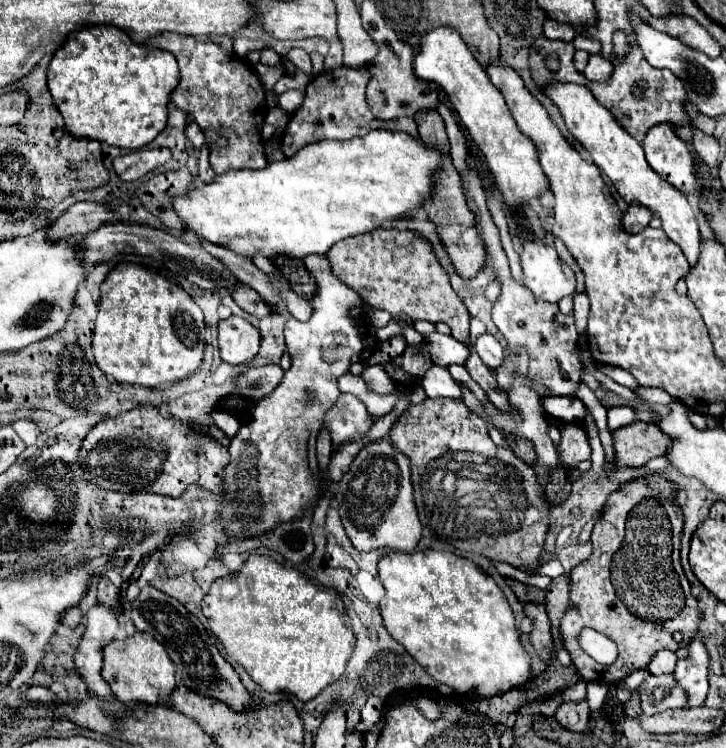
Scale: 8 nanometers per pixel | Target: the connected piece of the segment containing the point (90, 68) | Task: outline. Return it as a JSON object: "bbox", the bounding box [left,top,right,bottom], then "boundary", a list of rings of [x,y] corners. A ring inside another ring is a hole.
{"bbox":[48,24,180,150],"boundary":[[[96,24],[68,34],[48,68],[48,88],[76,138],[138,150],[150,144],[166,126],[168,102],[180,82],[176,58],[152,44],[136,44],[120,28]]]}

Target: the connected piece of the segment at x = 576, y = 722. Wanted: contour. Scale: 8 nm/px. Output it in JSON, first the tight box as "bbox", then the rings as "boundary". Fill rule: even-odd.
{"bbox":[558,702,590,732],"boundary":[[[564,702],[558,708],[558,722],[572,732],[586,732],[590,720],[588,702]]]}

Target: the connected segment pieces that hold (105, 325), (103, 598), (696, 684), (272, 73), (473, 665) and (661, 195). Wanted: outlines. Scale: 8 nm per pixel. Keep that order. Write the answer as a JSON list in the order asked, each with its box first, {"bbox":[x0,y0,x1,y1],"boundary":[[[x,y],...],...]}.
[{"bbox":[92,262,204,388],"boundary":[[[120,262],[100,286],[100,304],[96,328],[92,334],[92,352],[98,368],[118,384],[140,384],[146,388],[166,388],[176,380],[190,376],[202,362],[204,354],[204,314],[190,294],[162,278],[160,274],[132,262]]]},{"bbox":[96,576,122,612],"boundary":[[[102,576],[98,582],[98,598],[96,600],[98,600],[98,604],[106,604],[118,612],[122,610],[120,608],[120,588],[116,588],[106,576]]]},{"bbox":[674,640,710,708],"boundary":[[[692,640],[688,646],[688,658],[678,660],[674,668],[674,678],[678,686],[688,694],[688,704],[684,708],[702,706],[708,692],[708,662],[710,656],[700,640]]]},{"bbox":[254,64,284,92],"boundary":[[[256,64],[254,70],[256,70],[256,74],[260,74],[260,80],[262,80],[262,84],[264,84],[264,88],[268,92],[276,84],[276,76],[282,76],[284,74],[282,68],[270,68],[270,66],[264,66],[264,64]]]},{"bbox":[378,550,530,698],"boundary":[[[438,550],[412,554],[390,552],[380,560],[378,576],[386,588],[386,594],[380,600],[380,614],[386,630],[436,682],[450,686],[458,694],[474,694],[478,698],[524,688],[530,682],[530,654],[520,642],[514,614],[496,582],[474,562]]]},{"bbox":[546,84,702,266],"boundary":[[[552,84],[546,88],[546,94],[564,116],[568,132],[588,150],[592,162],[610,178],[618,194],[628,204],[640,204],[644,208],[650,208],[650,212],[662,220],[662,230],[666,232],[666,236],[680,246],[688,264],[694,266],[700,256],[702,236],[694,212],[688,204],[688,196],[676,190],[672,184],[668,184],[662,176],[656,176],[652,168],[648,168],[642,146],[632,136],[628,136],[628,132],[624,132],[620,124],[616,124],[616,120],[612,120],[612,114],[598,104],[598,100],[592,96],[592,92],[586,86]]]}]

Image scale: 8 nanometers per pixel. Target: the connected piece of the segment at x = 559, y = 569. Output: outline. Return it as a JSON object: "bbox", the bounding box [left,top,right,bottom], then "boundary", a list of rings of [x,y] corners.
{"bbox":[537,560,565,579],"boundary":[[[549,560],[542,563],[537,570],[537,574],[546,575],[554,579],[558,576],[564,575],[565,571],[560,561],[558,560]]]}

